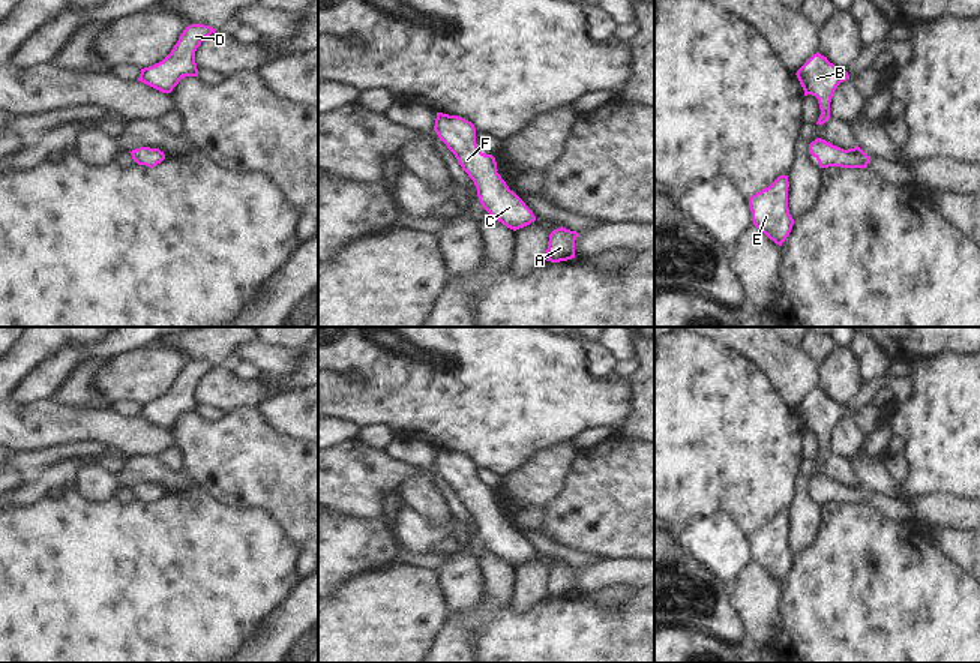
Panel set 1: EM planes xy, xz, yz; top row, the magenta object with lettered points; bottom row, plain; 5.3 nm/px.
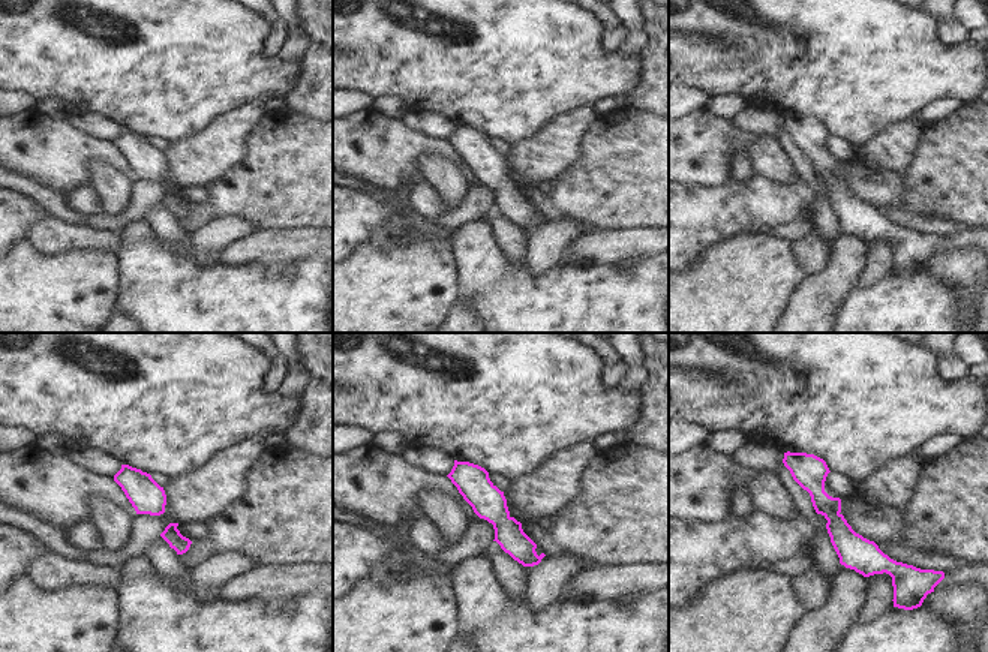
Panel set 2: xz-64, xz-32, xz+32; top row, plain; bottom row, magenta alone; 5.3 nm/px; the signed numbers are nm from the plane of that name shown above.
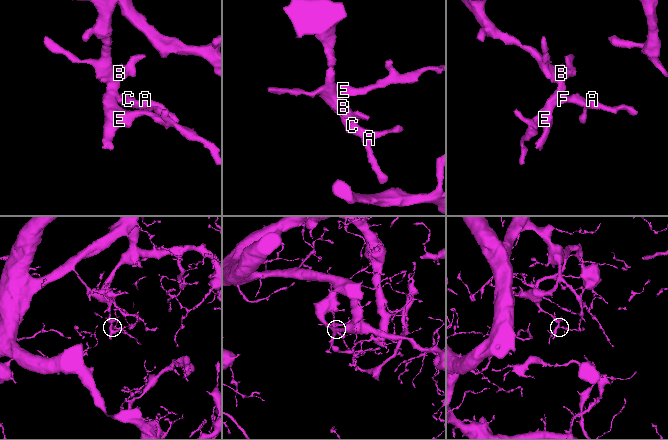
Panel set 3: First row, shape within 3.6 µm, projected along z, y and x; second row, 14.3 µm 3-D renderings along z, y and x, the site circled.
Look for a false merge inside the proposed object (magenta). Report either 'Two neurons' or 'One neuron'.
One neuron

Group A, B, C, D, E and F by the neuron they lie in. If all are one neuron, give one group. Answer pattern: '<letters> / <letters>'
A B C D E F

